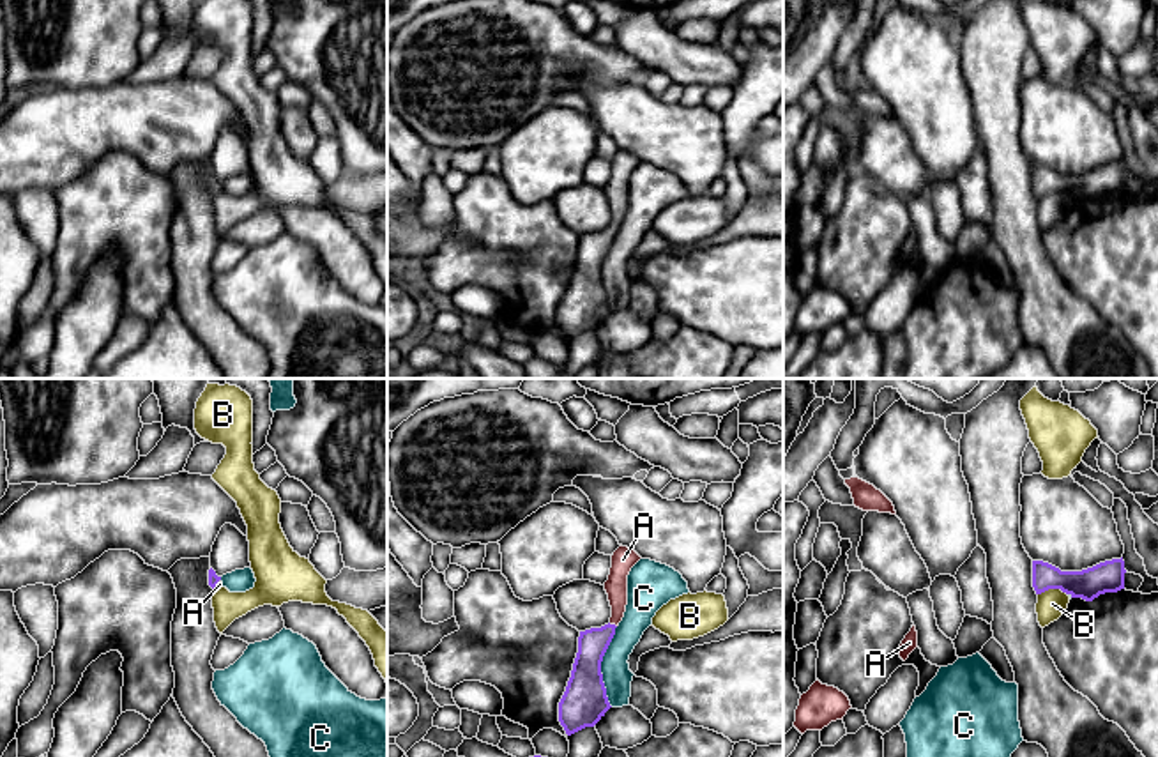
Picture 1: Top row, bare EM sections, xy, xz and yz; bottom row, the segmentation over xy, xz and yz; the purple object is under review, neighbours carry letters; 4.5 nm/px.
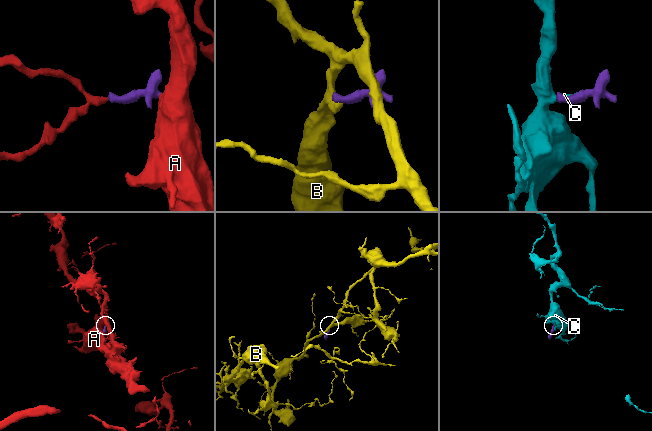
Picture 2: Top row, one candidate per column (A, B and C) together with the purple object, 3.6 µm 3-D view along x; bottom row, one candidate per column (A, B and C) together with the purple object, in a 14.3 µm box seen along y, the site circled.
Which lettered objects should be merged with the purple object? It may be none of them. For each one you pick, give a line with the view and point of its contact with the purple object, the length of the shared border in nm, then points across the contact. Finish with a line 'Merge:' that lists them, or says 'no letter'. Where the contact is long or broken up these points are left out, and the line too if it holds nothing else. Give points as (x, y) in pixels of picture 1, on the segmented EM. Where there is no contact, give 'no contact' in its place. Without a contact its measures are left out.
A: contact xz (612, 625); length 40 nm; way xz (593, 644), (612, 625), (617, 616), (616, 586)
Merge: A

